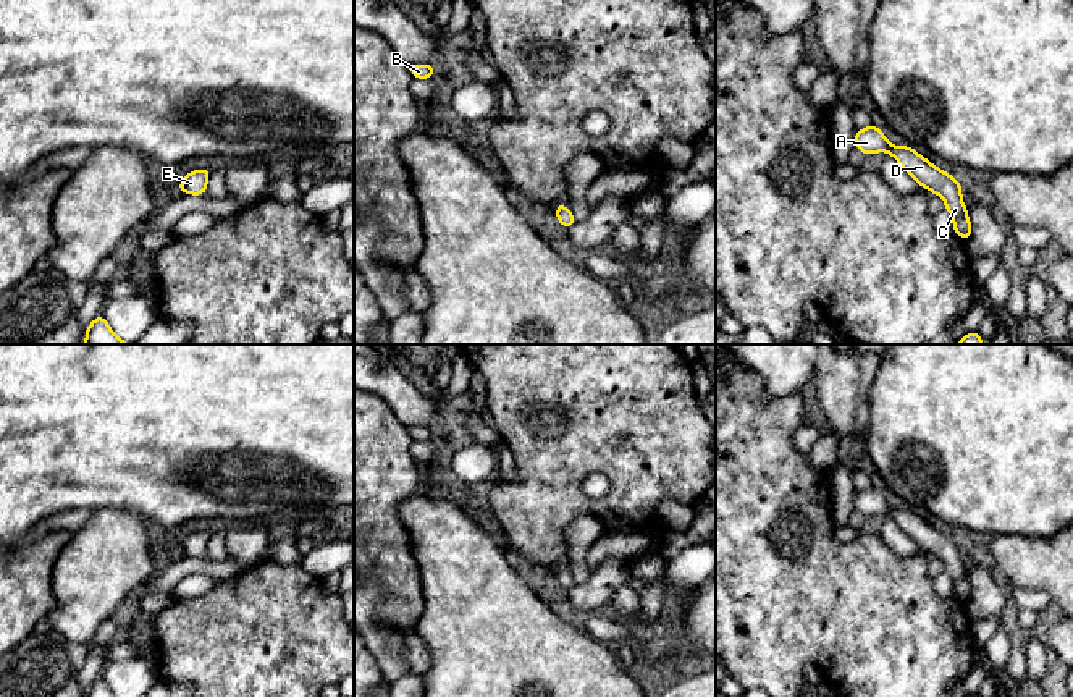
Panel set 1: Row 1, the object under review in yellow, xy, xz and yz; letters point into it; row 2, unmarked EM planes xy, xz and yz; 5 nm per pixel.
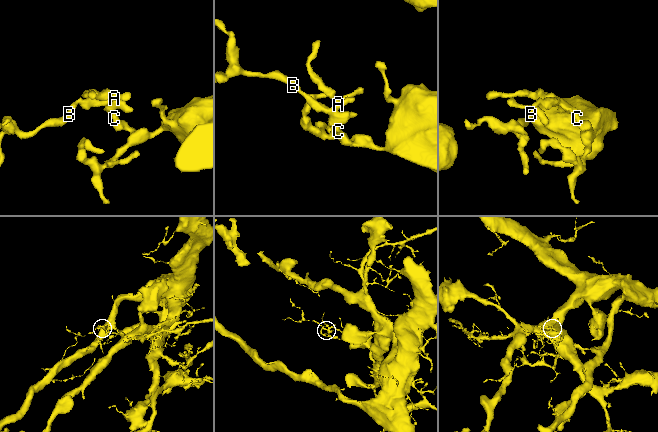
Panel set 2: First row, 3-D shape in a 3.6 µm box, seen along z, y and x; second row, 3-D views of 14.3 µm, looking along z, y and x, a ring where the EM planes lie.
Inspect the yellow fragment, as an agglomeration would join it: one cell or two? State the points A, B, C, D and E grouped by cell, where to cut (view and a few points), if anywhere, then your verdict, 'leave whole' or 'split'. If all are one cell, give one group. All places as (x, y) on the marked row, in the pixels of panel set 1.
A B C D E; no cut; leave whole

